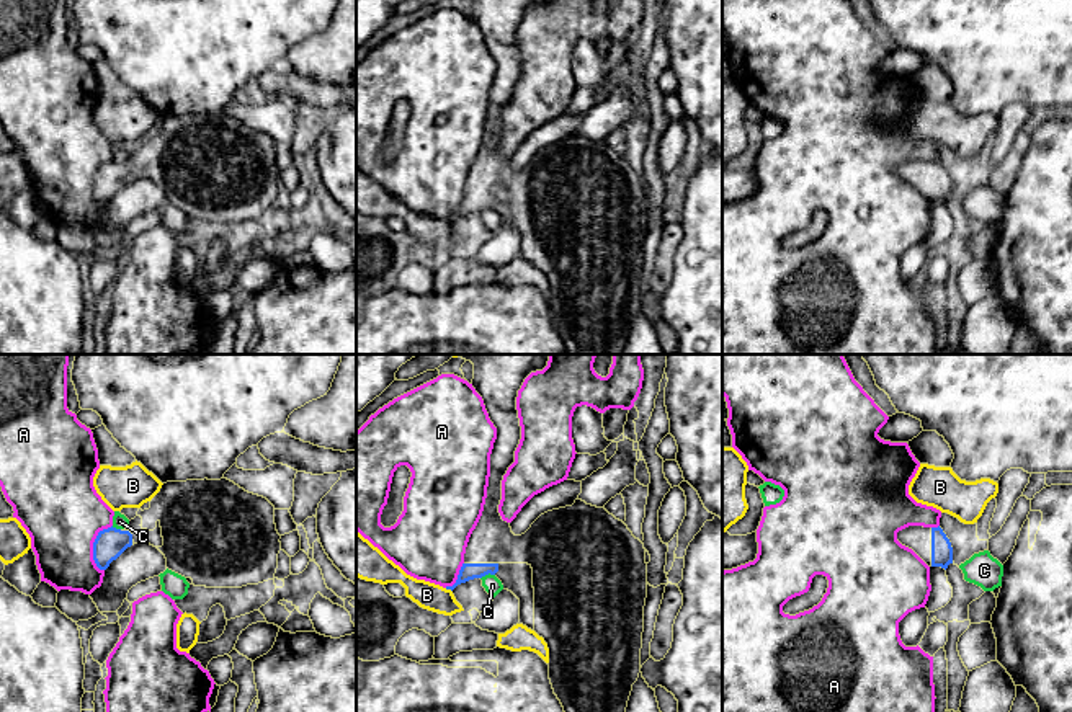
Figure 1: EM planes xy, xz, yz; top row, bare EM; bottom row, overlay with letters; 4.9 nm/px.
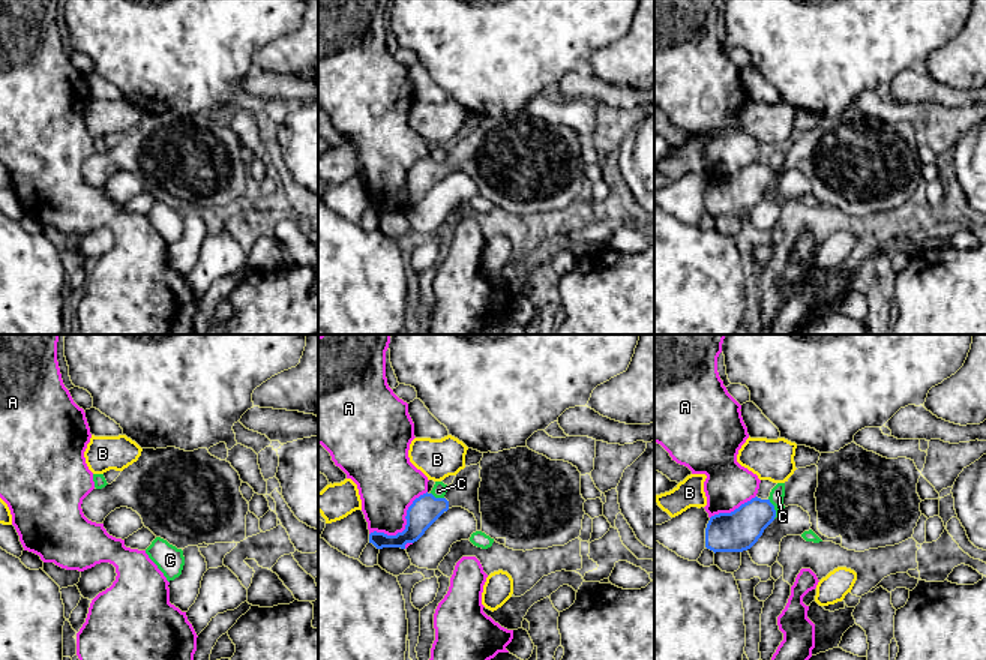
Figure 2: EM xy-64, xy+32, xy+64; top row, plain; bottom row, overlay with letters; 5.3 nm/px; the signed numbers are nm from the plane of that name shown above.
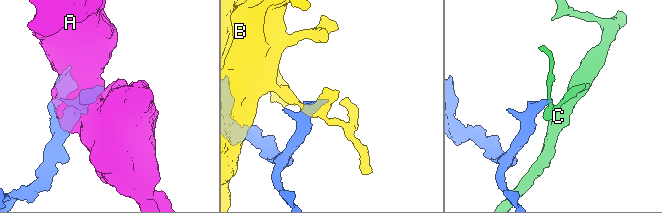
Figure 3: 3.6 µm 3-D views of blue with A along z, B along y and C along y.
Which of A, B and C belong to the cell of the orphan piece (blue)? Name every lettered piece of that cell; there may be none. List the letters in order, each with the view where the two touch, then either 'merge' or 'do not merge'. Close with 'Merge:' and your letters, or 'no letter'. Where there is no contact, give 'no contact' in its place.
A: xy | do not merge
B: xz | do not merge
C: xz | do not merge
Merge: no letter

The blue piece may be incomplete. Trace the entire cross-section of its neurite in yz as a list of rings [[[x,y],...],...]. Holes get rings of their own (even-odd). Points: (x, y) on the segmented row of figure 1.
[[[909,526],[897,532],[897,541],[912,549],[928,567],[946,570],[953,563],[951,542],[940,526]]]

